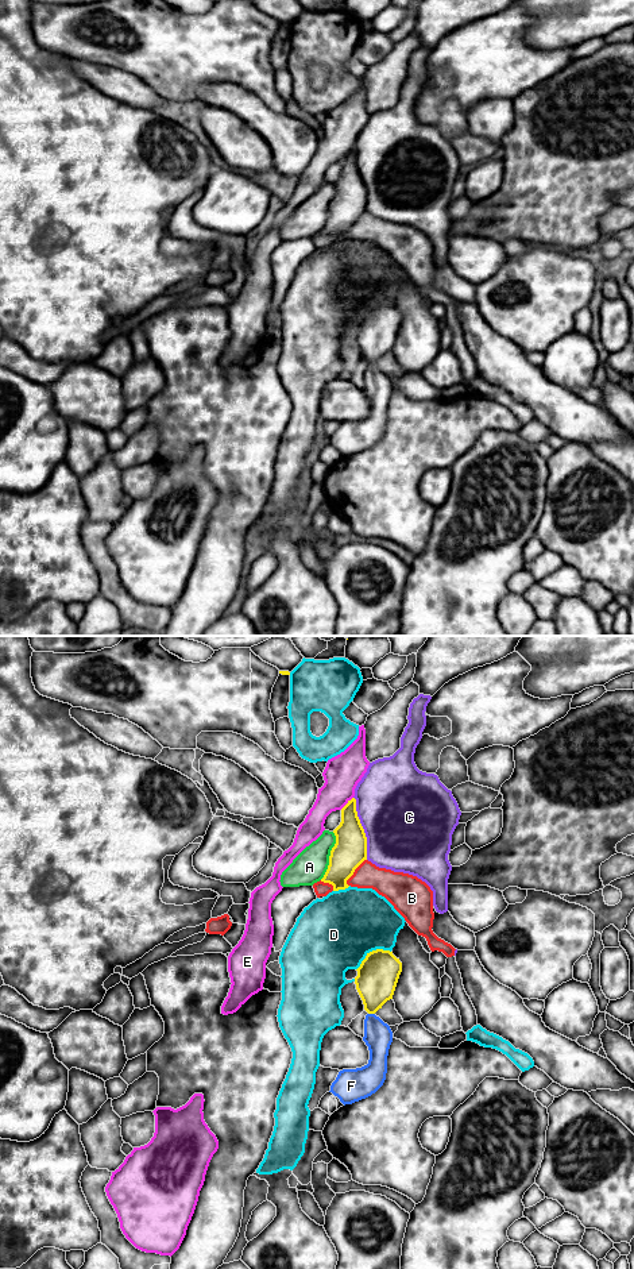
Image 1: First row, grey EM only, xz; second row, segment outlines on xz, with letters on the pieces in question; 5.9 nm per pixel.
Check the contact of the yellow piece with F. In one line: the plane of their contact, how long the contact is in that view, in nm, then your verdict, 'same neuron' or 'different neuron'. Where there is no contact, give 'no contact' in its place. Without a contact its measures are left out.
contact in xz; length 40 nm; same neuron

